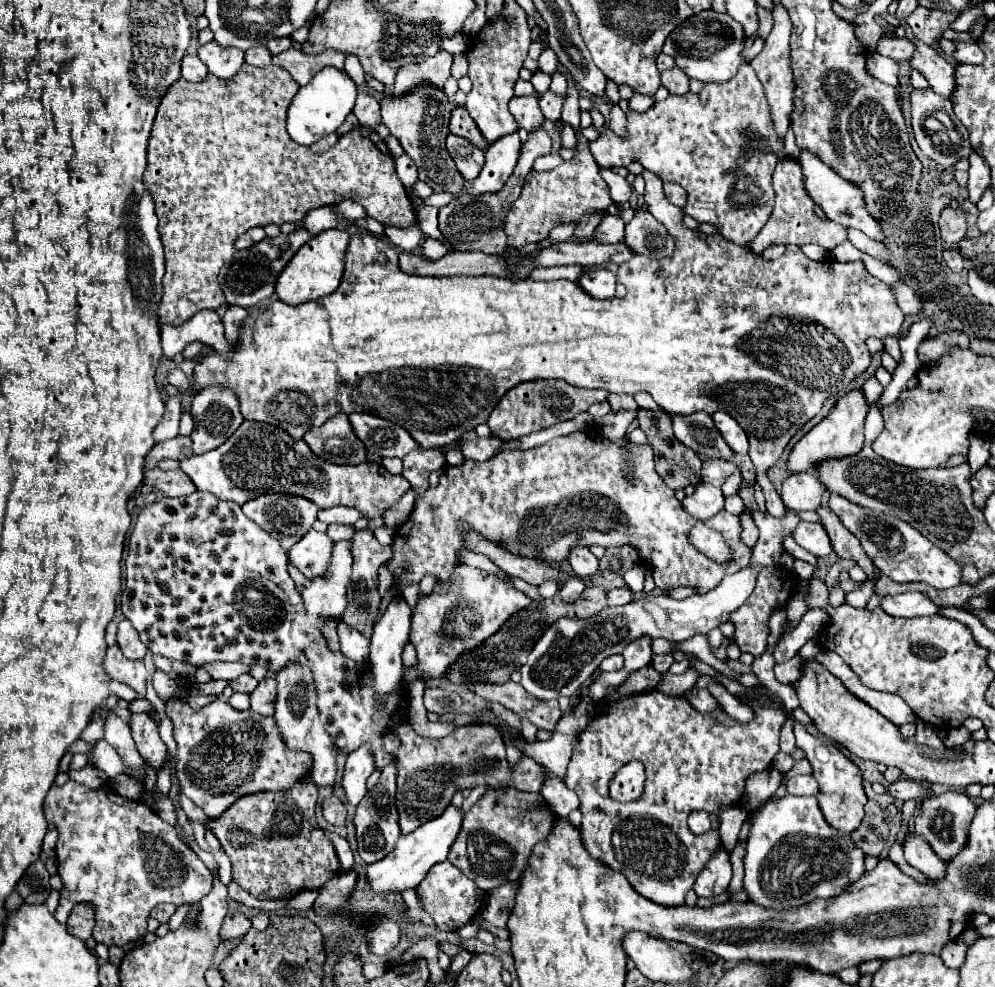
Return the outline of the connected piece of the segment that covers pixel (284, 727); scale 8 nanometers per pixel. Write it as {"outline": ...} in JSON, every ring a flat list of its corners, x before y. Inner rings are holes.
{"outline":[[287,666,283,672,275,676,277,680,277,700,275,700,275,724,279,736,283,738,285,746,295,752,311,754,311,780,317,786,333,786,335,782,335,750,331,750,331,742,327,742,327,734,323,734,323,724,319,722,319,712,315,710,315,686,311,682,311,674,303,670,303,666]]}

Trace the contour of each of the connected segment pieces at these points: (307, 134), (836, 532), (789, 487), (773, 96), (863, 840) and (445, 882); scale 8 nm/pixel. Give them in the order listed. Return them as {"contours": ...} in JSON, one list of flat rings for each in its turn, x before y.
{"contours":[[[331,66,323,68,319,74,315,74,311,78,311,82,307,86,301,86,297,90,297,94,293,96,293,100,289,104,287,132,289,132,291,140,301,146,311,146,317,140,321,140,323,136,335,132,343,124,347,114,353,110,355,98,357,98,357,86,345,72,335,70]],[[827,506,819,508,817,512,819,512,821,520,823,520,823,526,825,526,827,534,829,534,829,540,831,540,831,546,833,546,835,554,839,558,853,560,867,576,877,576,877,568,875,568,873,560,859,546,859,540,851,538,851,534,847,534,847,530,843,530,843,526,839,526,839,518,835,518,835,514,831,514,827,510]],[[803,472,787,476,787,480,783,482,781,498,787,508,801,512,801,510,817,510,819,506,823,506,827,494,829,494,827,488,813,472]],[[773,2,773,30,765,38,763,50,751,60,751,66,757,72,757,78,765,86,765,96,771,106,771,116,775,122,775,130,779,138,785,138,789,128,789,114,793,106,793,74,791,74,791,62,789,62,789,34,791,34,792,23,785,7,779,2]],[[869,800,865,804,865,816,861,826,851,832,851,840,869,856,879,856,889,838,889,826,885,820,885,810,879,802]],[[449,860,439,862,439,866,433,866,427,872,427,878,423,878,423,882,415,888,415,892,417,892,417,898,425,906,425,912,435,920,437,928,441,928,441,930,459,930,467,922,471,922,471,918,475,918,479,914,483,896,485,896,485,892,481,888,477,888,475,882,471,882]]]}

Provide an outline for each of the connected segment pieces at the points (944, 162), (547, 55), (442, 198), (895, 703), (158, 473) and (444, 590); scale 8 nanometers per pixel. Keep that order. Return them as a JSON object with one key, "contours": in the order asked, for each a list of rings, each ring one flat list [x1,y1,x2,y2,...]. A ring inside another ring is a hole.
{"contours":[[[931,88,911,92,911,126,921,152,941,166,953,166,959,158,973,152,967,128,959,122,959,118,955,118,951,102,945,96,935,94]],[[547,48,547,50,541,52,541,56,539,56,539,70,541,70,541,72,553,74,555,68,557,68,557,64,559,64,559,60,555,58,555,52,553,52,553,50]],[[431,194,429,198,423,200,423,204,425,206,437,206,437,208,441,208,441,206,447,206,451,200,455,200,455,198,451,198,451,194]],[[853,690,853,696,859,700,863,700,865,704,869,704,873,710,881,712,889,722,893,722,895,726,907,724,907,722,915,722,917,718,911,714,911,708,905,706,905,702,895,696,895,694,887,694,887,692,877,692,877,690]],[[159,468,147,470,143,484,151,484,153,488,161,490,165,496,185,496,195,492,193,482,187,478,187,474,183,474,183,470,175,470,175,472,163,472]],[[467,564,455,566,449,582,437,582,433,592,419,596,413,610,411,642,417,650,419,666,405,670,405,688,411,686,415,678,441,678,449,666,465,652,475,650,487,638,491,638,515,612,531,604,531,598,517,590,509,580,497,578,483,570,471,568]]]}

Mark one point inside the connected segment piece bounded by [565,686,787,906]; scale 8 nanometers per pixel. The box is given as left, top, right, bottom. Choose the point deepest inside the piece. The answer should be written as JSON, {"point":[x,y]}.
{"point":[693,760]}

